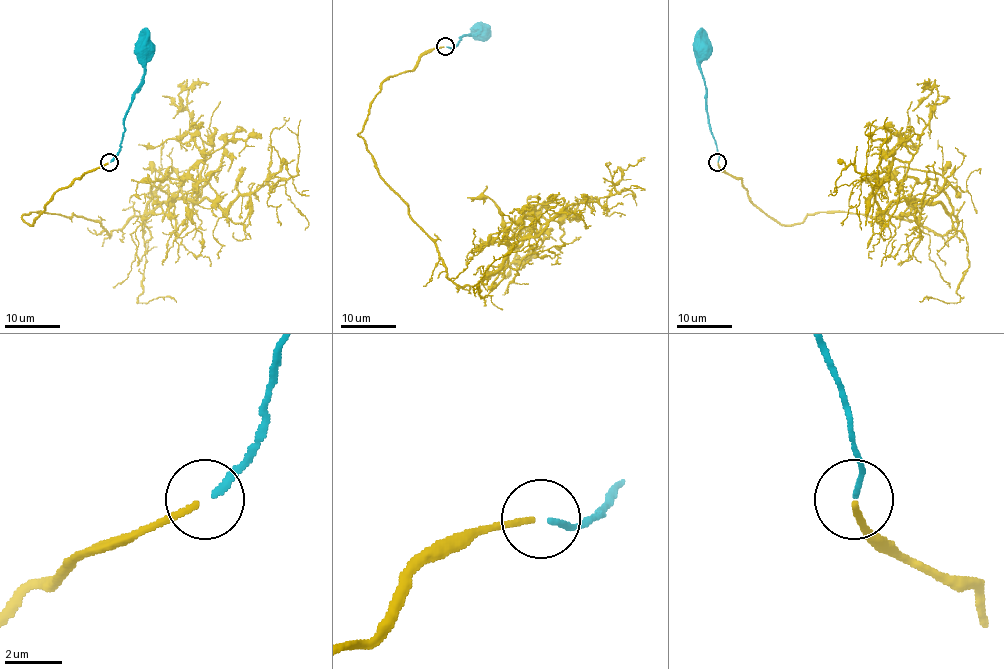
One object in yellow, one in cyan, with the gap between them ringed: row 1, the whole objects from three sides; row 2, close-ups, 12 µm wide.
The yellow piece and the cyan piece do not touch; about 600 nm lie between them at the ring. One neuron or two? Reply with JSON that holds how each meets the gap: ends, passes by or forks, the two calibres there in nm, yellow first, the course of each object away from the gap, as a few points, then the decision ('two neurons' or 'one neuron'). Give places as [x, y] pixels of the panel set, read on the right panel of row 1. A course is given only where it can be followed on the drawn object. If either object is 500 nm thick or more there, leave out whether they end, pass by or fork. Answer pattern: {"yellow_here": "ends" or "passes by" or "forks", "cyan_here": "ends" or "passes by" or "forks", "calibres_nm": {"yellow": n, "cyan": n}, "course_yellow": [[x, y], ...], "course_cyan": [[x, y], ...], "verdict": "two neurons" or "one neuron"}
{"yellow_here": "ends", "cyan_here": "ends", "calibres_nm": {"yellow": 220, "cyan": 200}, "course_yellow": [[718, 162], [781, 224], [849, 212], [940, 235], [957, 227], [939, 202], [882, 210], [861, 177], [877, 119]], "course_cyan": [[718, 162], [719, 155], [707, 110], [707, 87], [701, 75], [701, 56]], "verdict": "one neuron"}

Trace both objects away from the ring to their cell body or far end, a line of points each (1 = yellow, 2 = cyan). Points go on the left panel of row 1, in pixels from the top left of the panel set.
1: (107, 162), (22, 217), (73, 213), (110, 235), (162, 202), (225, 210), (296, 174), (301, 119)
2: (110, 162), (120, 148), (127, 110), (143, 75), (146, 56)

